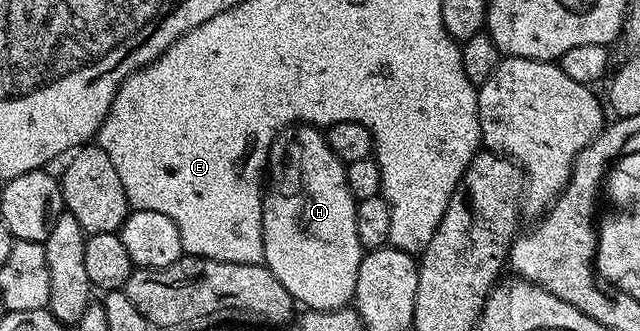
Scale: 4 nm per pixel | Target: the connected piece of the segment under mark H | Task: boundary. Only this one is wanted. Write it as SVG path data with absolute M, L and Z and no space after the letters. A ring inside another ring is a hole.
M298 124L291 128L285 128L277 135L268 152L266 165L266 187L263 189L264 205L262 206L262 230L264 231L264 264L272 271L274 278L286 286L286 290L292 296L297 305L305 304L305 309L314 312L333 312L339 308L347 308L356 299L356 287L358 286L358 266L364 256L365 249L358 242L358 222L356 221L356 206L358 201L351 194L351 188L347 182L347 167L343 160L339 160L328 149L324 140L324 133L319 127L311 124Z

